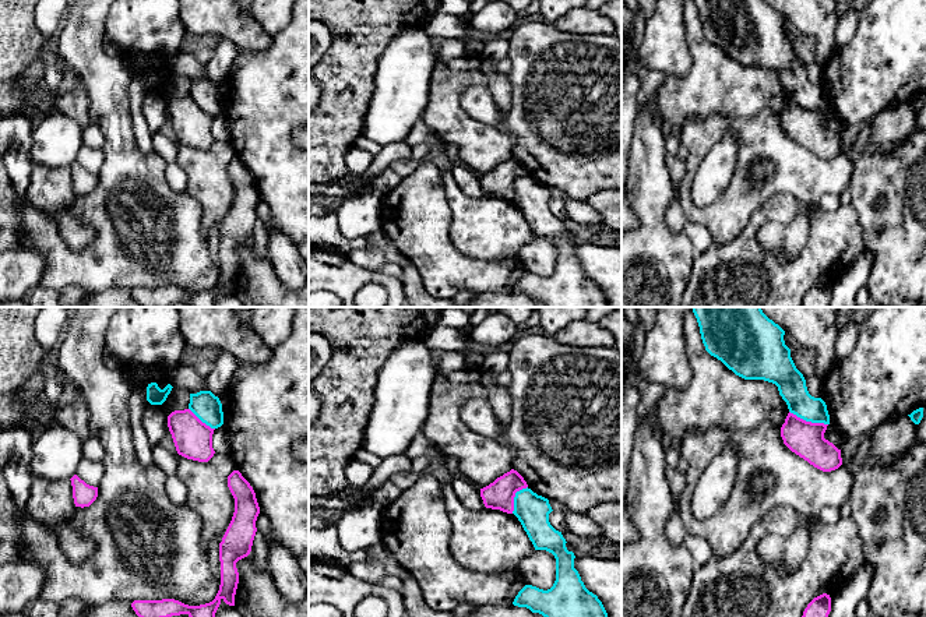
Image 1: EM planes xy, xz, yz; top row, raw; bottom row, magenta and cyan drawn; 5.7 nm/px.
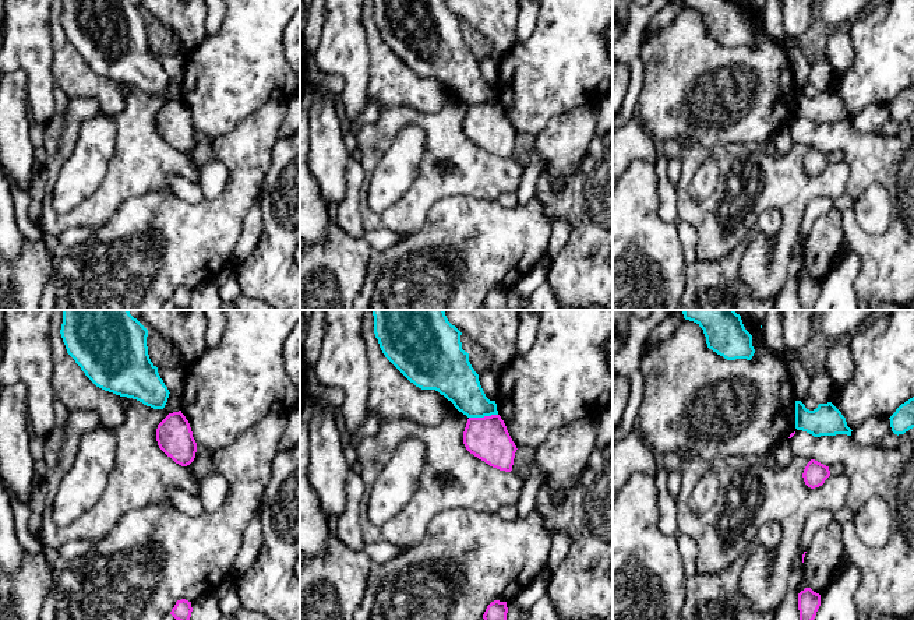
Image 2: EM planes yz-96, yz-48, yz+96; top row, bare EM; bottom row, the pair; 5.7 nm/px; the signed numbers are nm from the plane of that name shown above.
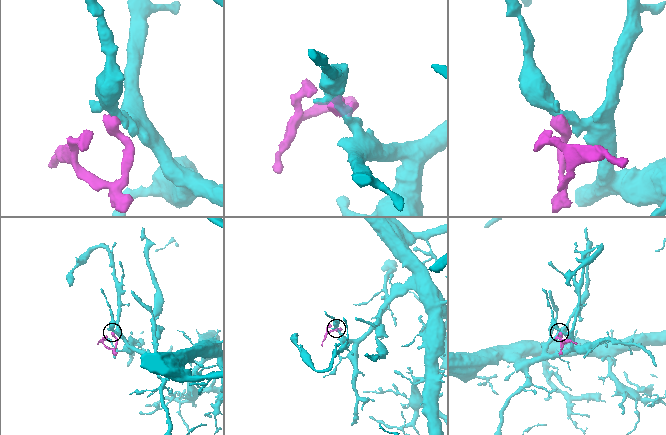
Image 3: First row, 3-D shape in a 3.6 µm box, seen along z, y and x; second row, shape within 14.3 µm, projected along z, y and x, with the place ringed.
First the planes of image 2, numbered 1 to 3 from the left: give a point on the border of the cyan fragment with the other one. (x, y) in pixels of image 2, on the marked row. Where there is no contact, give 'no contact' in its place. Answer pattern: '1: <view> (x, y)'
1: no contact
2: yz-48 (484, 416)
3: no contact

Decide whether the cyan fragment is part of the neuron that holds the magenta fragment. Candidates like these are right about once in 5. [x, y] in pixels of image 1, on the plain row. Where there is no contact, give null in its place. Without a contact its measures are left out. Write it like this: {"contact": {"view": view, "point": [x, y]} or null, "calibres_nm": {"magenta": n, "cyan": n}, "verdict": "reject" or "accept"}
{"contact": {"view": "yz", "point": [809, 109]}, "calibres_nm": {"magenta": 200, "cyan": 160}, "verdict": "reject"}

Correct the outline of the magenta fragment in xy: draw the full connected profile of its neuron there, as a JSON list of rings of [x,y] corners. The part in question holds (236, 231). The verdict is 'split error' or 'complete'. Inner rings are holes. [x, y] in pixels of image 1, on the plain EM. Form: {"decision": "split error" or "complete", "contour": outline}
{"decision": "complete", "contour": [[[239,158],[228,163],[228,174],[235,186],[235,200],[219,230],[221,272],[215,286],[200,293],[189,293],[175,286],[134,288],[131,295],[141,307],[162,307],[180,302],[187,302],[190,307],[216,307],[215,300],[222,288],[235,293],[239,271],[236,250],[251,239],[260,194],[253,174]]]}

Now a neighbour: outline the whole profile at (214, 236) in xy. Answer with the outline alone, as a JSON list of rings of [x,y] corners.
[[[212,228],[210,237],[208,237],[208,248],[210,248],[210,255],[216,264],[216,267],[221,269],[221,248],[219,248],[219,229]]]

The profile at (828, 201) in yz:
[[[824,194],[817,204],[824,211],[834,211],[841,205],[839,194]]]

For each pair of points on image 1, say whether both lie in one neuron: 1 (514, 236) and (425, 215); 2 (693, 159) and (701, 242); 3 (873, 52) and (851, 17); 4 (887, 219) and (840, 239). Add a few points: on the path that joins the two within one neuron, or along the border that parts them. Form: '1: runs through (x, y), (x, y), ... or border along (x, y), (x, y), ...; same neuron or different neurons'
1: border along (443, 189), (451, 215), (450, 242), (461, 251); different neurons
2: border along (687, 219), (701, 224), (708, 231), (714, 243); different neurons
3: border along (859, 14), (855, 35), (848, 42), (835, 46); different neurons
4: border along (851, 203), (861, 224), (866, 247); different neurons

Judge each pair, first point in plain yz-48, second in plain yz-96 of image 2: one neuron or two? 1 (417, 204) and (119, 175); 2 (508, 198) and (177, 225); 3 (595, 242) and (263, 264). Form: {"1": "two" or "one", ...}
{"1": "one", "2": "two", "3": "one"}

